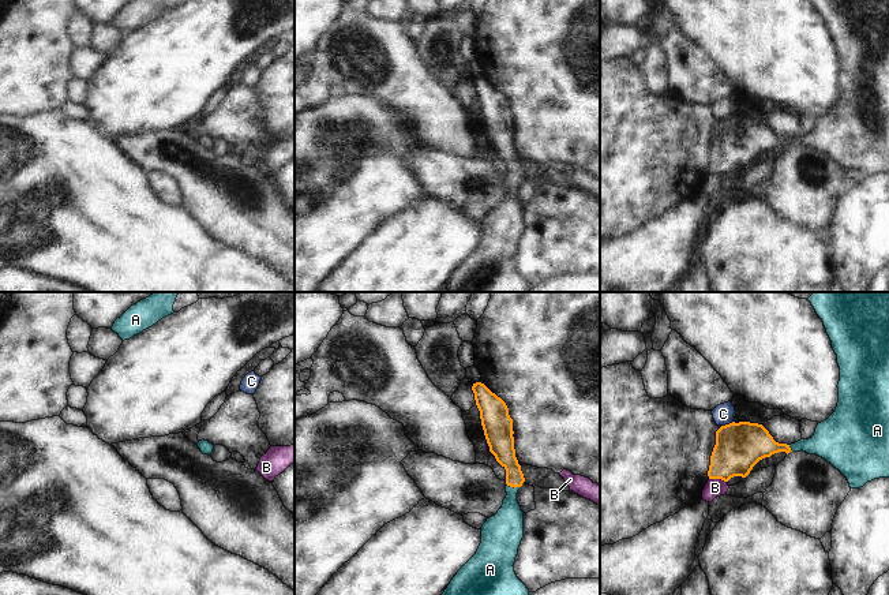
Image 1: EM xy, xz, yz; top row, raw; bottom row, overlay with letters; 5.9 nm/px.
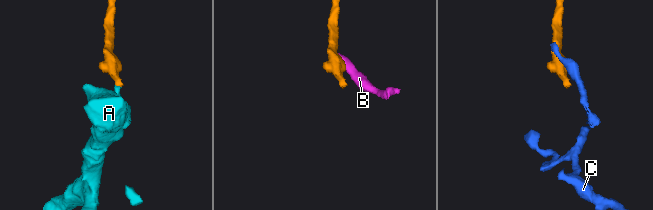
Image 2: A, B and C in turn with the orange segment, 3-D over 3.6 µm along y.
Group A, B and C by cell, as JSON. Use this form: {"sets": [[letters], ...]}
{"sets": [["A"], ["B"], ["C"]]}

